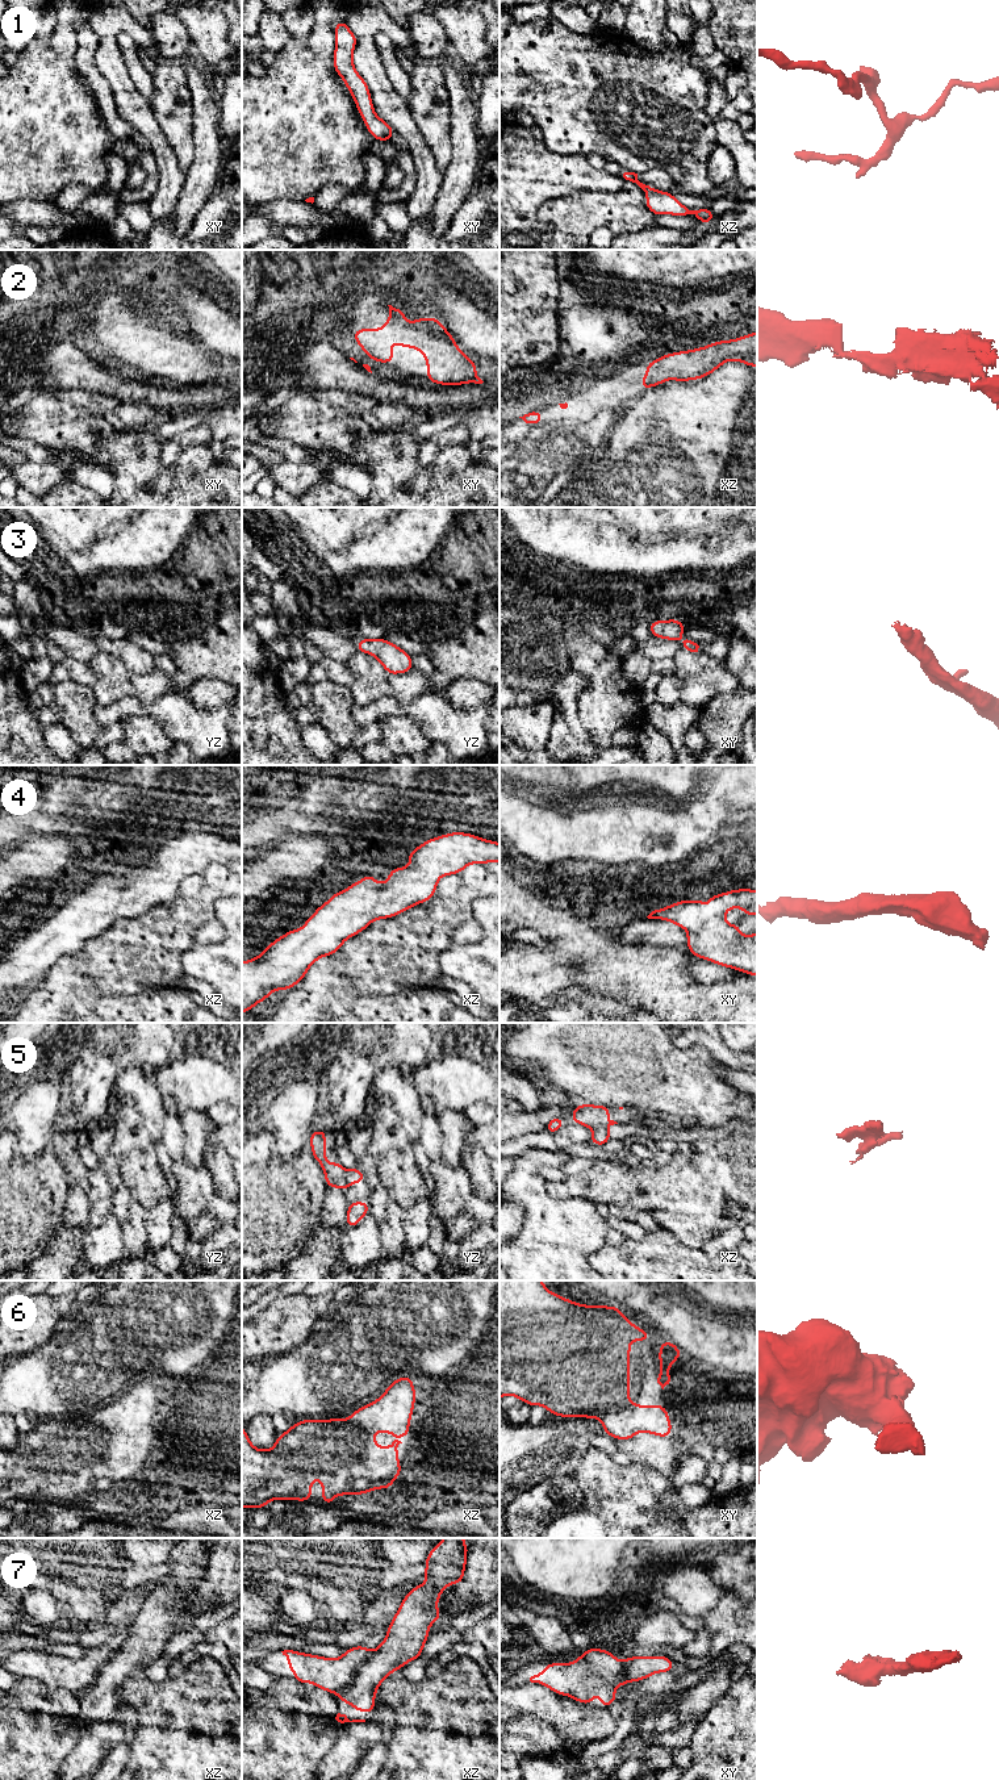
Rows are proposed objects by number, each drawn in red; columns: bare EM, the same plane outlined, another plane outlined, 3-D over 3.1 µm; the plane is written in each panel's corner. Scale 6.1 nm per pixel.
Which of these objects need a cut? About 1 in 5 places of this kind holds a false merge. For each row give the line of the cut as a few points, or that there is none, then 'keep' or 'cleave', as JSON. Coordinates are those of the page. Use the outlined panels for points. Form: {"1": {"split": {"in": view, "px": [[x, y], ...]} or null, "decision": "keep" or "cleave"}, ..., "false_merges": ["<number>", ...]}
{"1": {"split": null, "decision": "keep"}, "2": {"split": null, "decision": "keep"}, "3": {"split": null, "decision": "keep"}, "4": {"split": null, "decision": "keep"}, "5": {"split": {"in": "xz", "px": [[606, 1125], [593, 1128]]}, "decision": "cleave"}, "6": {"split": null, "decision": "keep"}, "7": {"split": {"in": "xz", "px": [[372, 1653], [352, 1676]]}, "decision": "cleave"}, "false_merges": ["5", "7"]}

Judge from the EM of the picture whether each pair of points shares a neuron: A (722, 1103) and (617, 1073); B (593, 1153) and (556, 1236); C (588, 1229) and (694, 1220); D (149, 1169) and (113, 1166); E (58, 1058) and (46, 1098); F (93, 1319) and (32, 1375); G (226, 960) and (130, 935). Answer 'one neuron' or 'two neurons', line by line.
A: one neuron
B: two neurons
C: two neurons
D: two neurons
E: two neurons
F: one neuron
G: two neurons

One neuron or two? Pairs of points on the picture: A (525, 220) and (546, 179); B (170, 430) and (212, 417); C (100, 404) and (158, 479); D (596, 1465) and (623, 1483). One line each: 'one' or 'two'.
A: one
B: one
C: two
D: one

